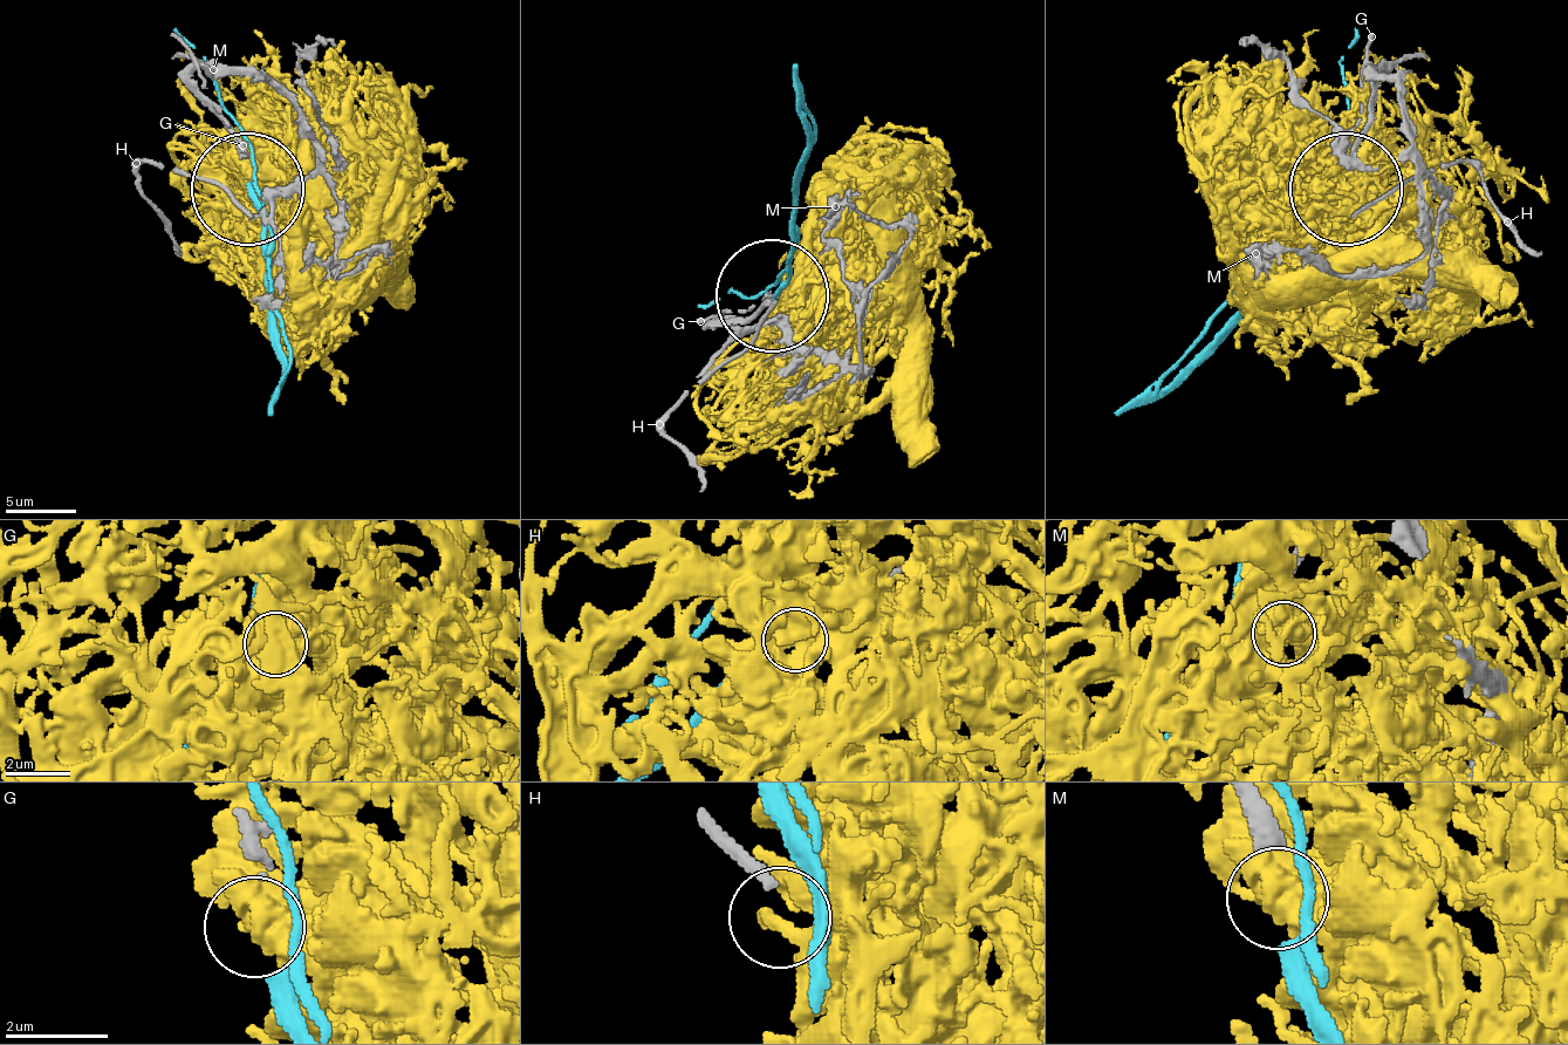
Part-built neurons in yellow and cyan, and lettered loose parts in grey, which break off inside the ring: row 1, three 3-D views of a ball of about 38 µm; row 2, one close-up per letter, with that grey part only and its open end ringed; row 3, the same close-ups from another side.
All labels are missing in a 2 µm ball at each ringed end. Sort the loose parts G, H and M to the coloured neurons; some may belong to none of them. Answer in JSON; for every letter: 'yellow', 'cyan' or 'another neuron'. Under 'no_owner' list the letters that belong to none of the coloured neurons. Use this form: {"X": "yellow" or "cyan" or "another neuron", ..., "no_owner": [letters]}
{"G": "another neuron", "H": "another neuron", "M": "cyan", "no_owner": ["G", "H"]}

